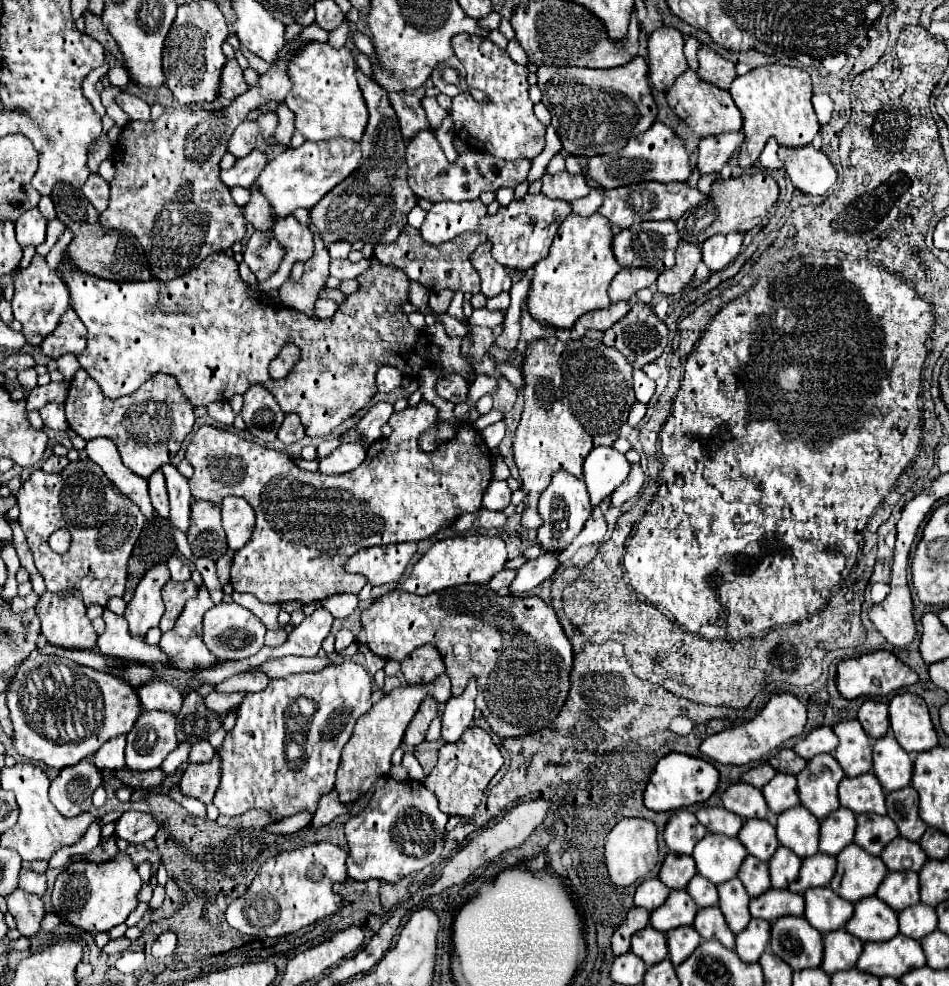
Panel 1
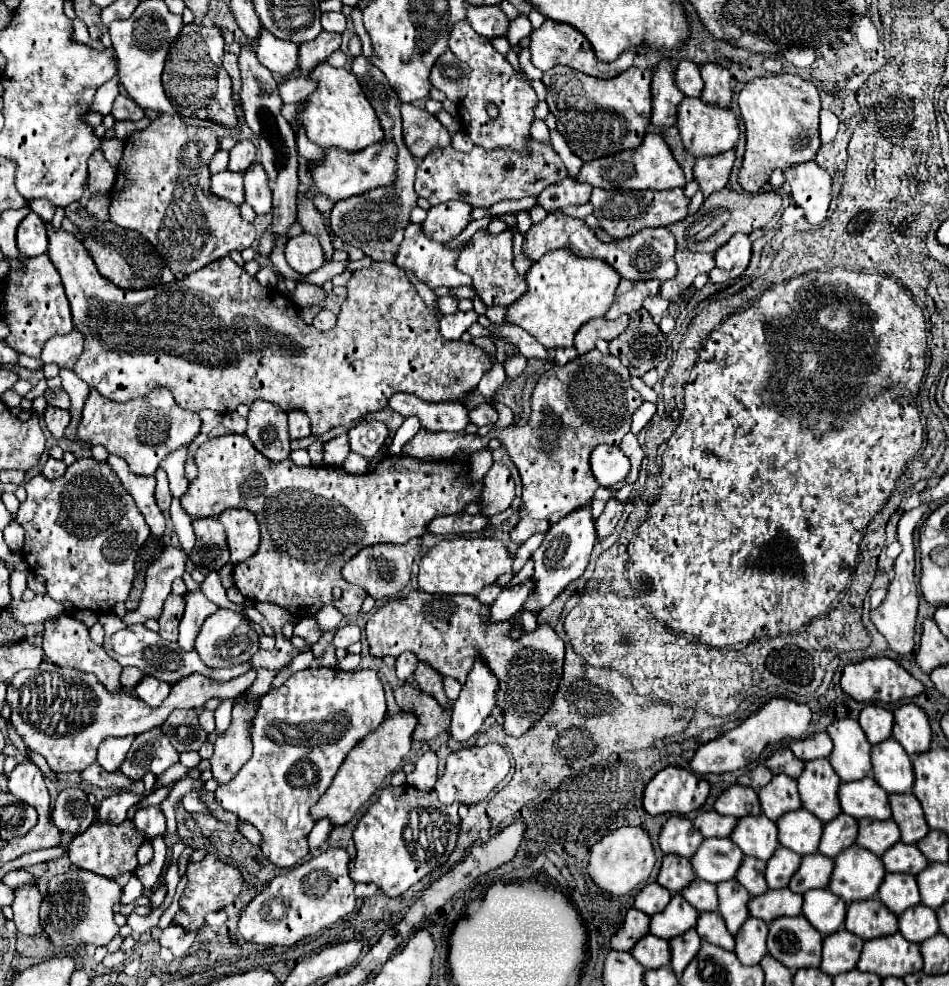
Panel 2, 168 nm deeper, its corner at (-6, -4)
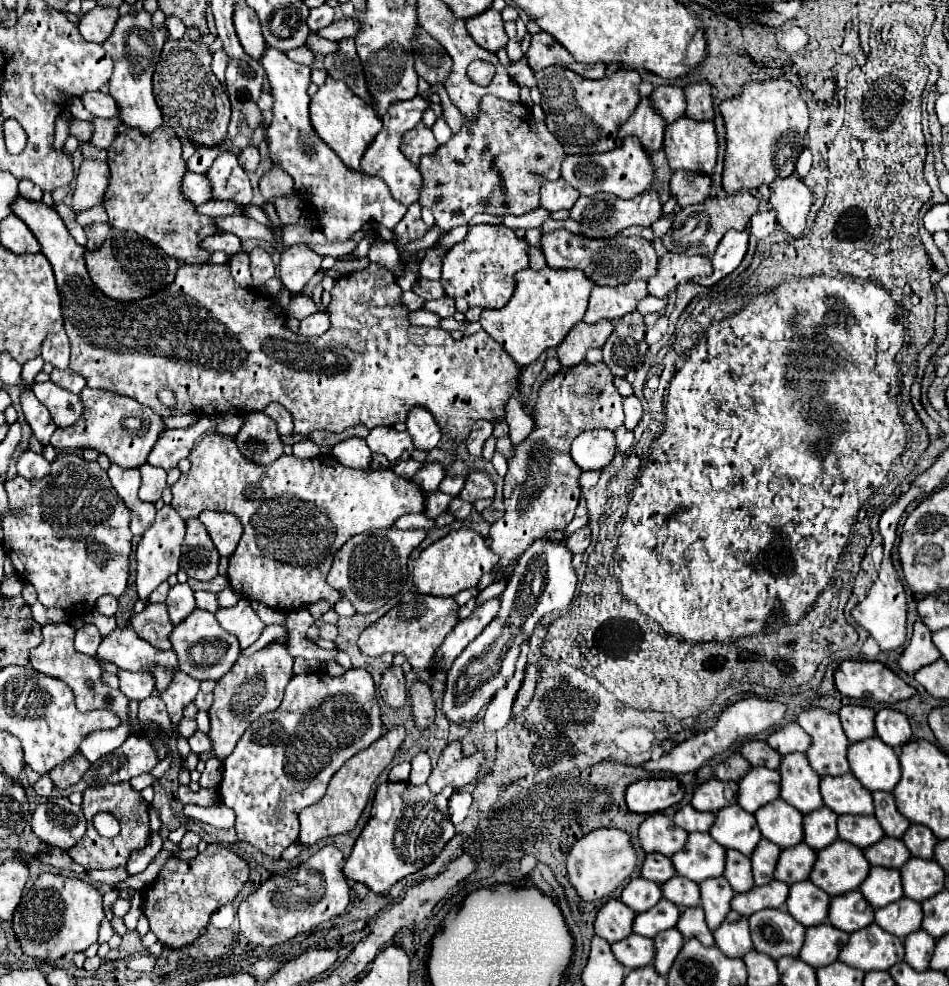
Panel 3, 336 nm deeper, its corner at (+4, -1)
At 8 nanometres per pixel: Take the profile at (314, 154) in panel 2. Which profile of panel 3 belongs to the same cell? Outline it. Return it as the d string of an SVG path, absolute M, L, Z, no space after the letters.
M273 48L265 50L261 64L267 72L273 96L273 120L267 128L267 148L271 162L279 164L293 178L295 192L309 196L307 210L321 222L321 232L329 242L347 242L361 226L375 220L393 228L407 212L407 206L397 202L381 178L365 176L341 162L341 158L313 132L309 124L309 66L295 64L283 52Z

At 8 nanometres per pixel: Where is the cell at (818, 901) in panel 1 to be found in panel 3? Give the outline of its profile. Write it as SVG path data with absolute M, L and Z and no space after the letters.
M805 880L805 882L797 882L789 886L787 910L803 926L817 926L827 922L829 900L831 898L825 892L821 892L821 888Z

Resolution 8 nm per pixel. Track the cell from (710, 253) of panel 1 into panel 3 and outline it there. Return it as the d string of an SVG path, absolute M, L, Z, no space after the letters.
M729 230L721 244L717 246L717 250L713 252L711 264L713 264L713 274L707 278L693 278L695 284L701 286L713 286L715 282L719 282L721 278L725 278L727 274L731 274L743 260L745 252L747 252L747 240L749 240L749 232L743 230Z

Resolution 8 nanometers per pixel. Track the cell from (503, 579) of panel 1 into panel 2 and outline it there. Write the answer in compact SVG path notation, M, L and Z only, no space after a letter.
M493 583L491 587L485 587L483 591L481 591L481 595L477 595L481 601L485 601L487 605L491 605L495 599L497 599L497 595L505 589L507 585L497 585L497 583Z

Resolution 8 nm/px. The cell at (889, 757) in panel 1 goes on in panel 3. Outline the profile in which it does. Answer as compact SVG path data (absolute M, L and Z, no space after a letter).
M873 736L849 746L849 766L851 774L869 790L893 792L901 778L899 758L891 746L881 738Z

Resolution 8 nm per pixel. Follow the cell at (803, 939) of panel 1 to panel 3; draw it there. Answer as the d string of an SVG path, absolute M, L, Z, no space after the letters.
M761 910L749 916L753 948L775 960L781 956L799 956L805 940L805 928L785 910Z

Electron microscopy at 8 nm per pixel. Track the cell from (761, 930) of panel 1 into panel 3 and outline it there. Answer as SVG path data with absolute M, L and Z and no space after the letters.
M733 910L725 916L725 920L713 932L713 936L715 936L715 946L725 956L731 956L731 958L741 958L745 952L753 948L747 918Z

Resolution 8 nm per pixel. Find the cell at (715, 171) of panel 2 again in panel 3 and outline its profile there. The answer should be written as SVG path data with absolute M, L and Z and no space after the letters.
M677 170L673 176L671 176L671 182L669 182L669 188L671 188L671 196L677 200L677 204L681 208L685 206L691 206L691 204L701 204L703 200L709 198L709 190L711 190L711 178L699 174L691 174L691 172L685 172L685 170Z

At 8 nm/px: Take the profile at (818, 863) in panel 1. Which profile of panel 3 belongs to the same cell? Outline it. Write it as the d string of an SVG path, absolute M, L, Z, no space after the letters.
M801 842L793 848L785 848L785 850L781 850L781 856L779 856L779 862L775 868L775 878L785 884L803 882L809 878L815 858L817 858L815 850L809 848L805 842Z

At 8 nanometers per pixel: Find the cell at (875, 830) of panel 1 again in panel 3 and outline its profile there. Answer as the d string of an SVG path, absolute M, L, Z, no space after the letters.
M843 814L837 820L837 832L841 840L855 844L857 848L867 848L879 842L885 834L875 816L851 816Z

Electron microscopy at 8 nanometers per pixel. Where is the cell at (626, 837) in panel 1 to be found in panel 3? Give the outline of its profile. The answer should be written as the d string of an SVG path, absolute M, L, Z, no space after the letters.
M601 828L593 830L581 840L577 840L567 856L567 872L573 888L585 902L601 900L605 896L611 896L611 892L621 886L625 880L629 880L631 872L635 870L635 848L631 844L631 838L623 830L613 828Z

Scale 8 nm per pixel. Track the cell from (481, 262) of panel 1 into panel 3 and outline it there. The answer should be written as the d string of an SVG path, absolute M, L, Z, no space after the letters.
M479 224L471 228L463 242L455 244L447 256L443 256L441 284L445 296L465 298L469 306L479 308L503 308L515 290L515 272L529 266L527 242L517 238L507 226Z

